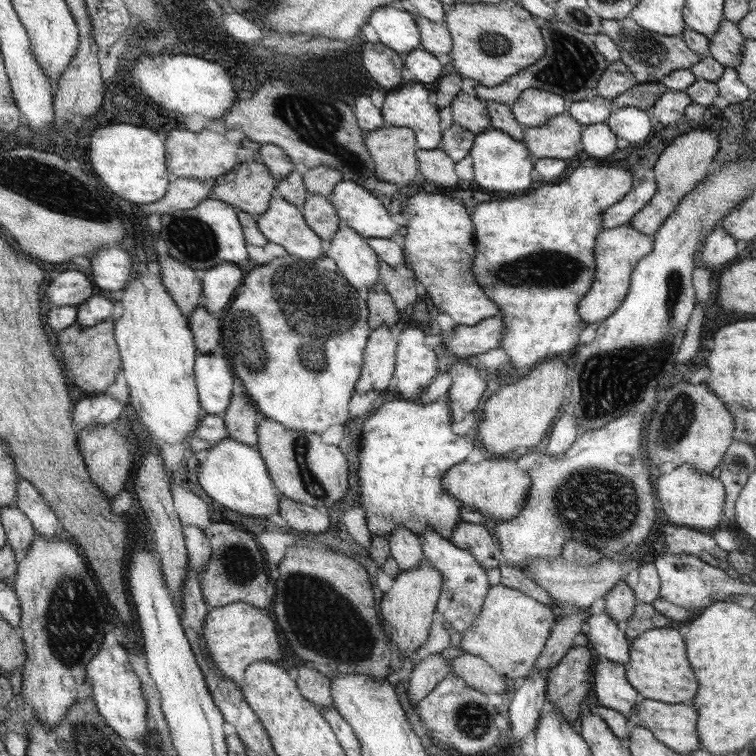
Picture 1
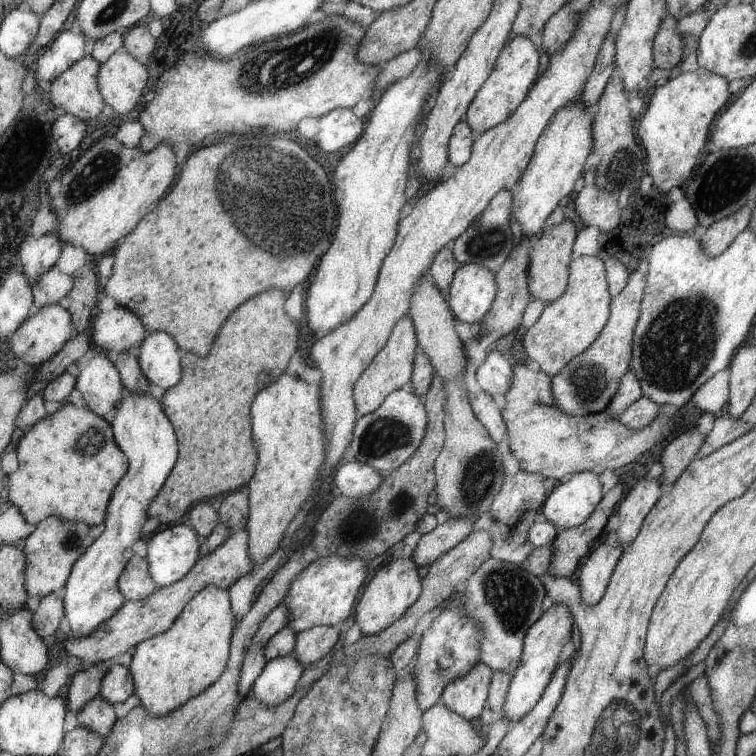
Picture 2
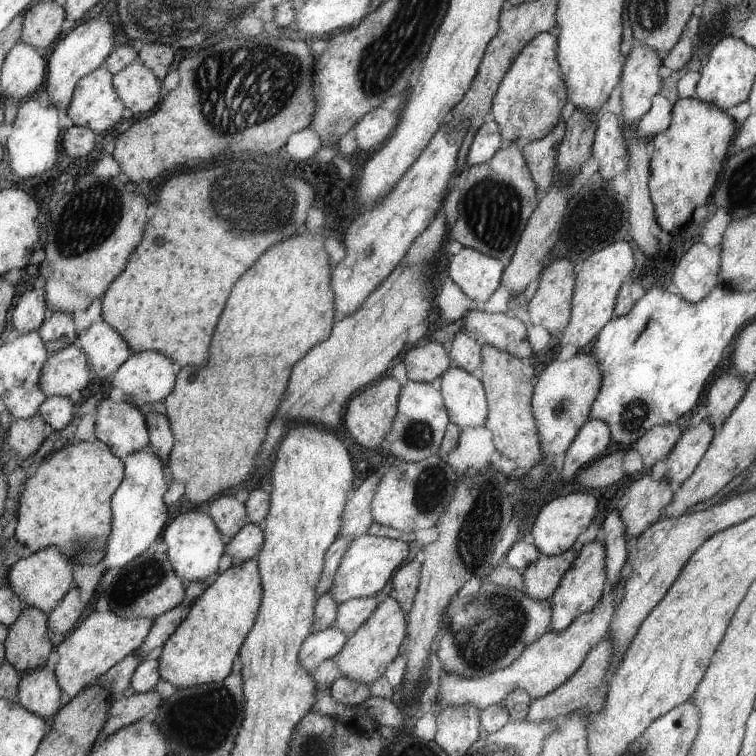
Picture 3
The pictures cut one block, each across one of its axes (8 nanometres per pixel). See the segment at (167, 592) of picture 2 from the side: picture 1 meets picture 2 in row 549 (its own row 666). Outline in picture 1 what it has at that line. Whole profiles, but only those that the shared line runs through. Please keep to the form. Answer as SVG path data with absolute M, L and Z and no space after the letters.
M232 603L221 607L211 607L205 618L203 635L210 657L216 663L216 667L222 671L222 675L230 678L238 686L242 684L245 670L250 664L258 661L278 662L282 658L280 636L278 636L278 630L276 630L276 622L268 616L269 611L268 609L260 610L260 608L248 603Z

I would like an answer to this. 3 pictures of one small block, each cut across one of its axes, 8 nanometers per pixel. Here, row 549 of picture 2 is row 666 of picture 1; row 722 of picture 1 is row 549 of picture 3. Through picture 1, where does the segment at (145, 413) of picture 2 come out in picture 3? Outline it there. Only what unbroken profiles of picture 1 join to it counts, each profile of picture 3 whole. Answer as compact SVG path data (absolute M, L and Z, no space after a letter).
M147 449L131 454L123 460L123 463L124 480L112 498L112 530L106 556L102 560L107 566L105 572L110 568L129 564L133 558L148 550L148 546L163 534L162 530L165 530L164 526L168 522L168 508L162 502L162 496L168 490L164 474L166 464Z

